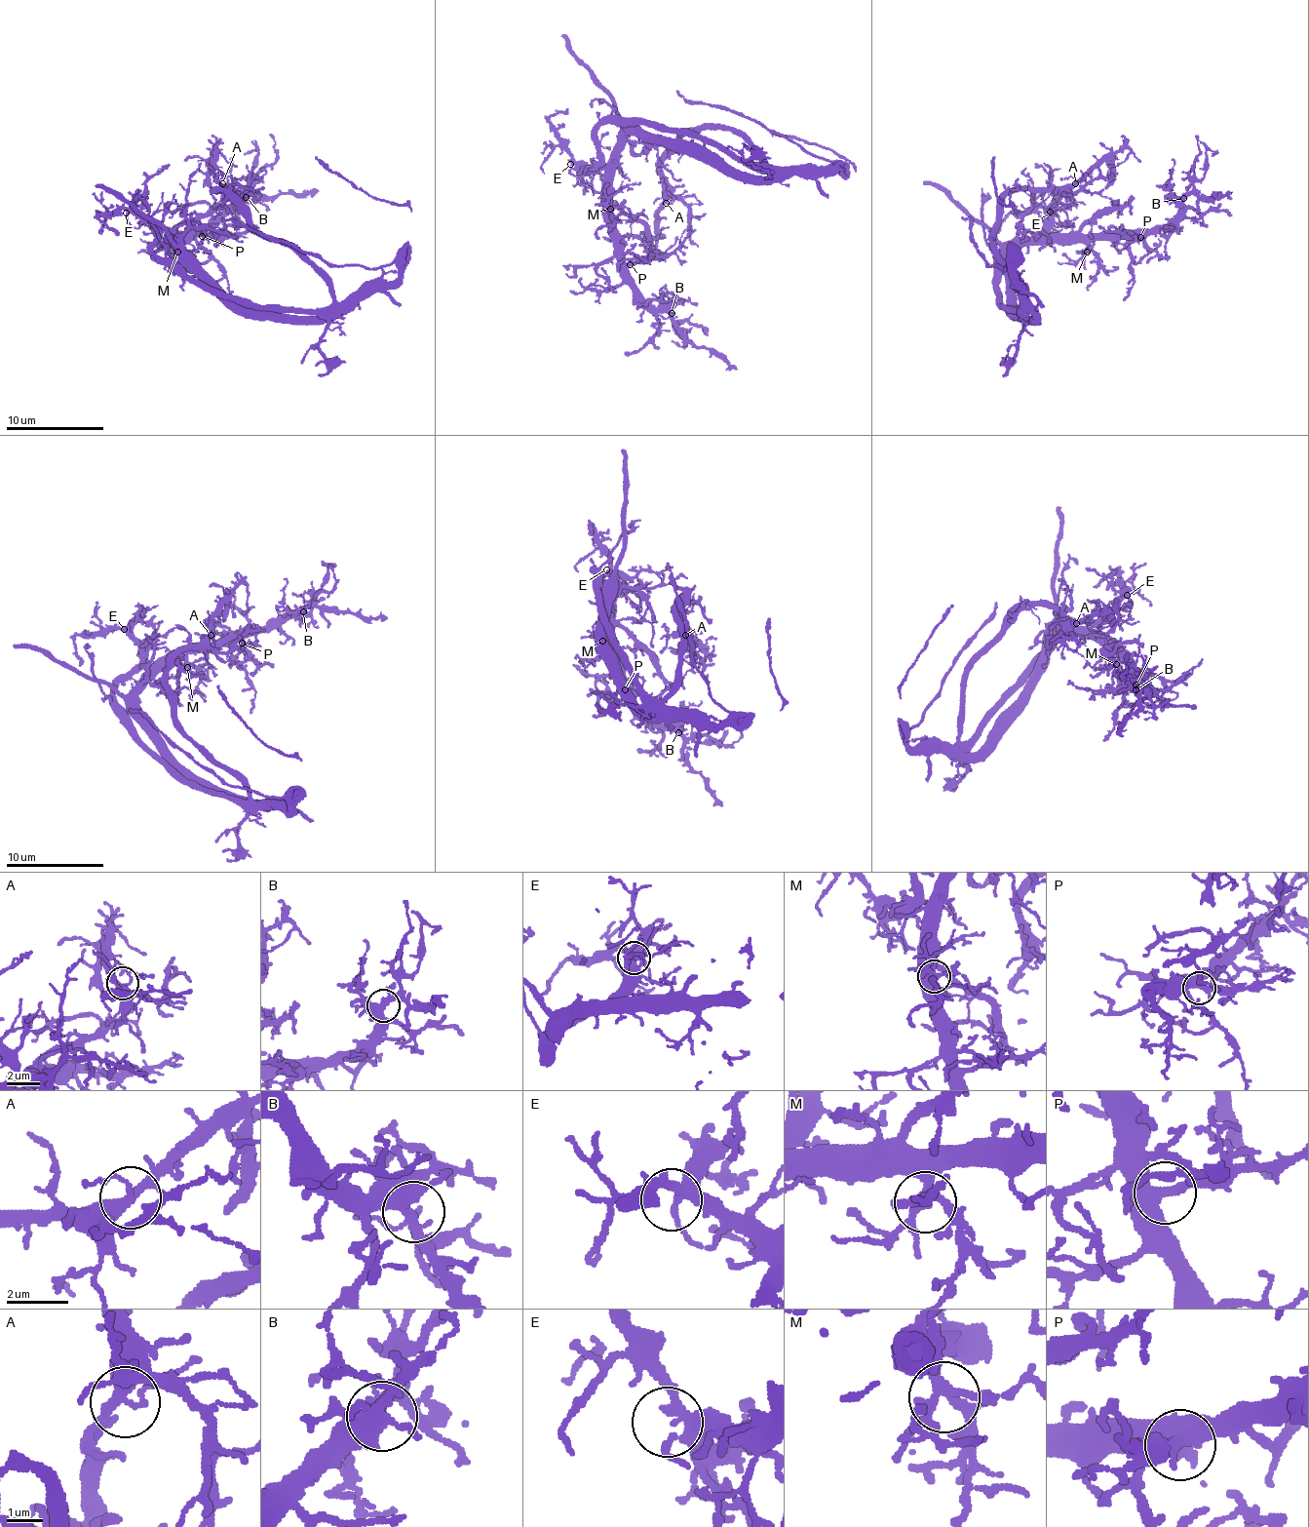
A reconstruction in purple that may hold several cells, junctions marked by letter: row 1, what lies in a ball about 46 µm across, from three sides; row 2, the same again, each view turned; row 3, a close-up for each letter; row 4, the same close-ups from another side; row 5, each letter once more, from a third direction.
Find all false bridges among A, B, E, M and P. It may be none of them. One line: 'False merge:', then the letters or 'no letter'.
False merge: no letter

